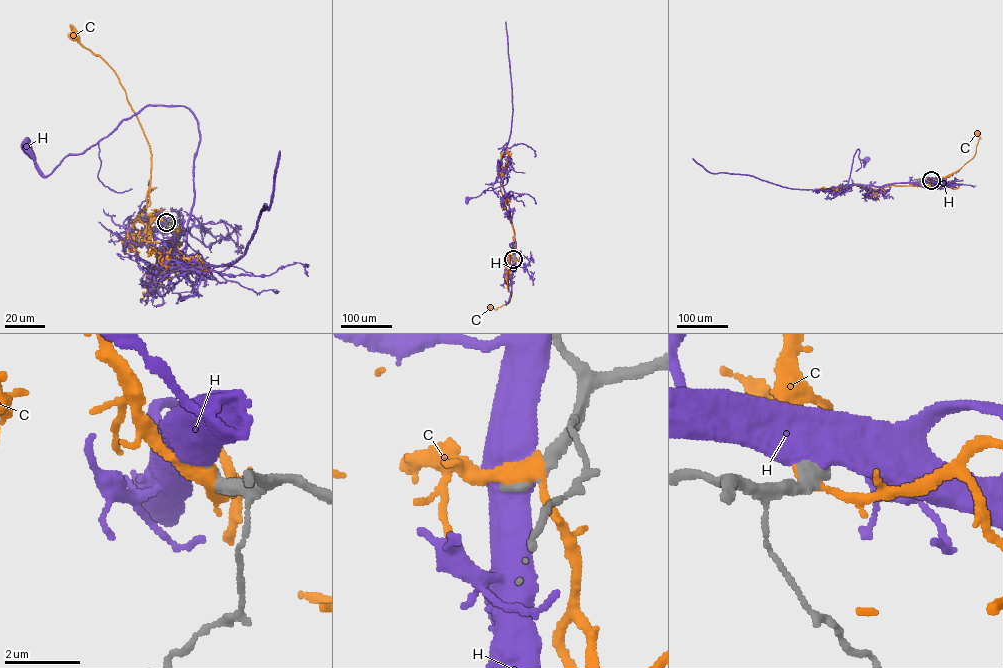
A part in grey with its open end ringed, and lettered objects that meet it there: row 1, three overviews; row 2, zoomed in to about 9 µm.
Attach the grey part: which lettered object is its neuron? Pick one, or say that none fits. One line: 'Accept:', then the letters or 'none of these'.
Accept: C

